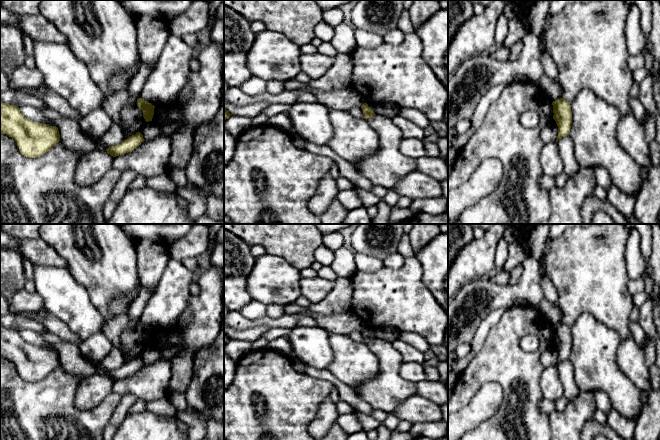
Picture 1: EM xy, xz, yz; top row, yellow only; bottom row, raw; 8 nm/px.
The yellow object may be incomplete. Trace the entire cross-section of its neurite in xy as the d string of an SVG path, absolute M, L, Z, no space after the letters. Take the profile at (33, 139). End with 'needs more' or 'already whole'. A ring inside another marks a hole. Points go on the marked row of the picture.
M1 101L0 134L14 139L20 153L28 158L44 155L60 141L56 126L34 122L24 117L18 106Z | already whole

